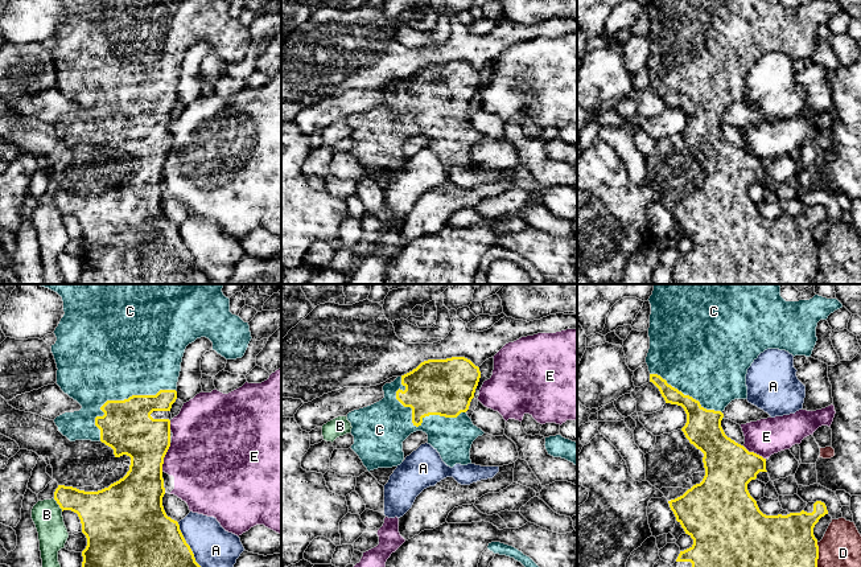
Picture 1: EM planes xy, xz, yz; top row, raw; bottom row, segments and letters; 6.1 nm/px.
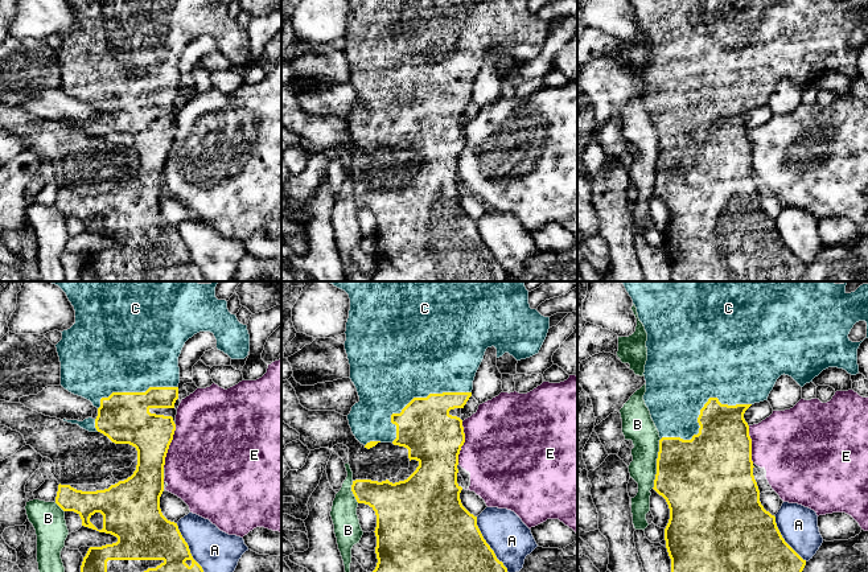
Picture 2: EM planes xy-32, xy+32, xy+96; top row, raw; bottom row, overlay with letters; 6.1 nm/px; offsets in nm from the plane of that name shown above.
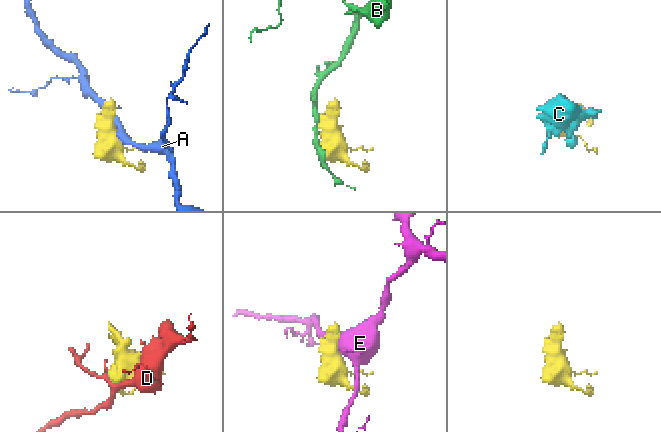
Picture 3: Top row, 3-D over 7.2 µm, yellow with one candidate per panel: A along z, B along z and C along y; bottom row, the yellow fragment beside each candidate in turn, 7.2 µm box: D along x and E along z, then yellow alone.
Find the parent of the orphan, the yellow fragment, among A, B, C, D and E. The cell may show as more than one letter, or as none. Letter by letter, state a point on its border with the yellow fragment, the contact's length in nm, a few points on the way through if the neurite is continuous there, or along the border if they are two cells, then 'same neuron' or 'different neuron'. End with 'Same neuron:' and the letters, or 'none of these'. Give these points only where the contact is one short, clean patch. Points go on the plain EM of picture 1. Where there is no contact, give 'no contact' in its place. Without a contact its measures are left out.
A: meets yellow in xy at (192, 255); contact 400 nm long; different neuron
B: meets yellow in xy at (58, 208); contact 100 nm long; different neuron
C: meets yellow in xz at (412, 126); contact 460 nm long; same neuron
D: meets yellow in yz at (816, 264); contact 240 nm long; different neuron
E: meets yellow in xy at (164, 160); contact 190 nm long; different neuron
Same neuron: C

